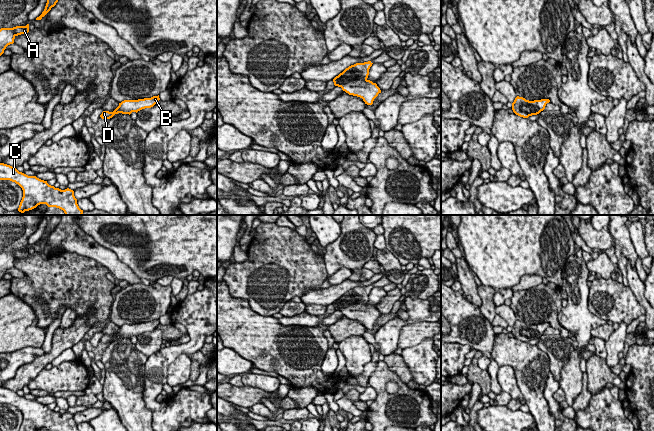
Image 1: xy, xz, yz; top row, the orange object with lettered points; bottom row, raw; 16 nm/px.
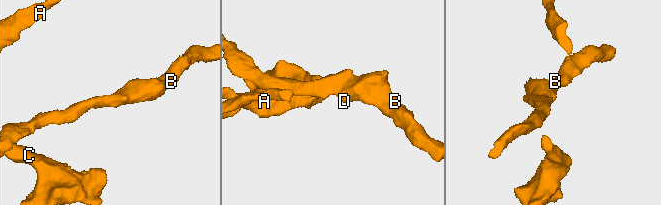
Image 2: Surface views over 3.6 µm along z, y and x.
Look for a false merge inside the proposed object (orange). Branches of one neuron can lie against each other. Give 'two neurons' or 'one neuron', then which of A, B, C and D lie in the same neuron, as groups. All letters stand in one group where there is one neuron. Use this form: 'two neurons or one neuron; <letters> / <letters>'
one neuron; A B C D

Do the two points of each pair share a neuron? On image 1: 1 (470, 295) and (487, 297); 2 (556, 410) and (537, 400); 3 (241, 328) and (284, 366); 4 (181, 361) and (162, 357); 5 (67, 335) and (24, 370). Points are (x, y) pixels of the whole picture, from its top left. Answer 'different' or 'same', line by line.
1: different
2: different
3: same
4: different
5: same

